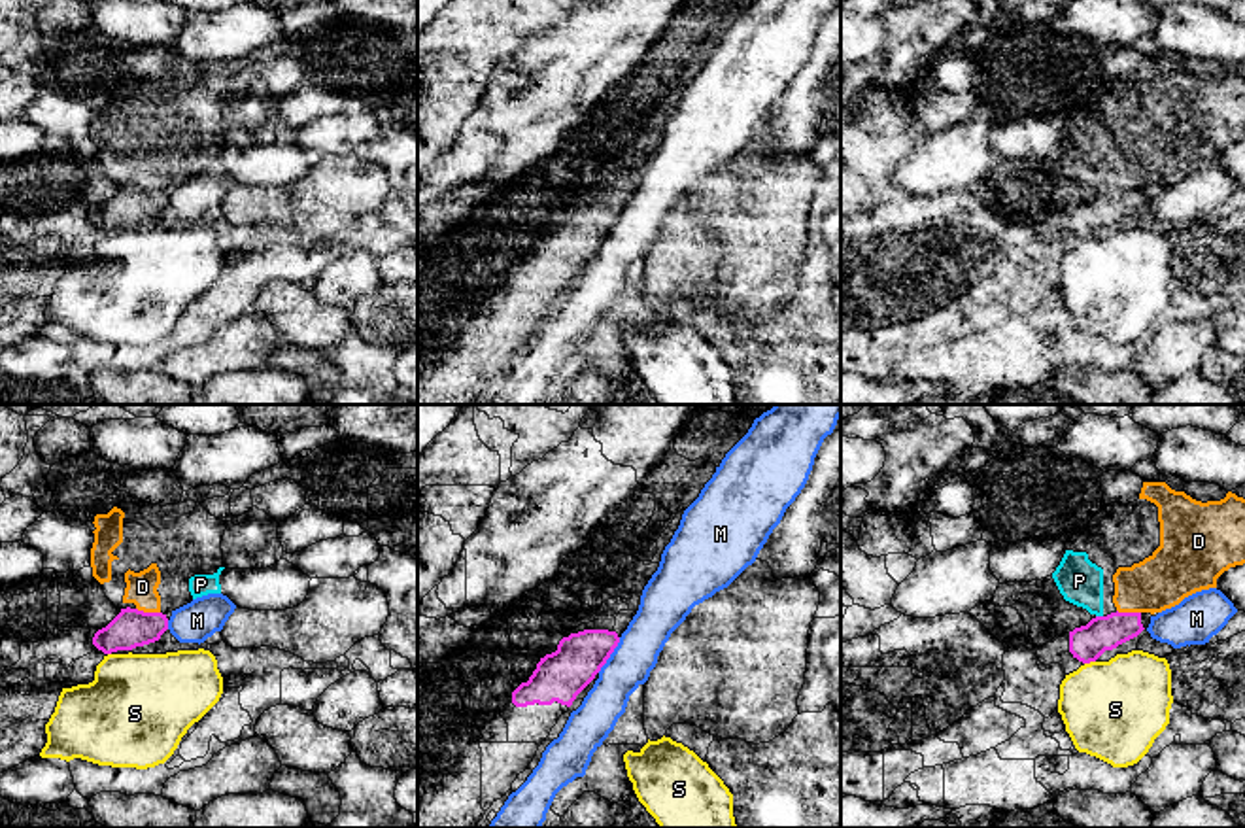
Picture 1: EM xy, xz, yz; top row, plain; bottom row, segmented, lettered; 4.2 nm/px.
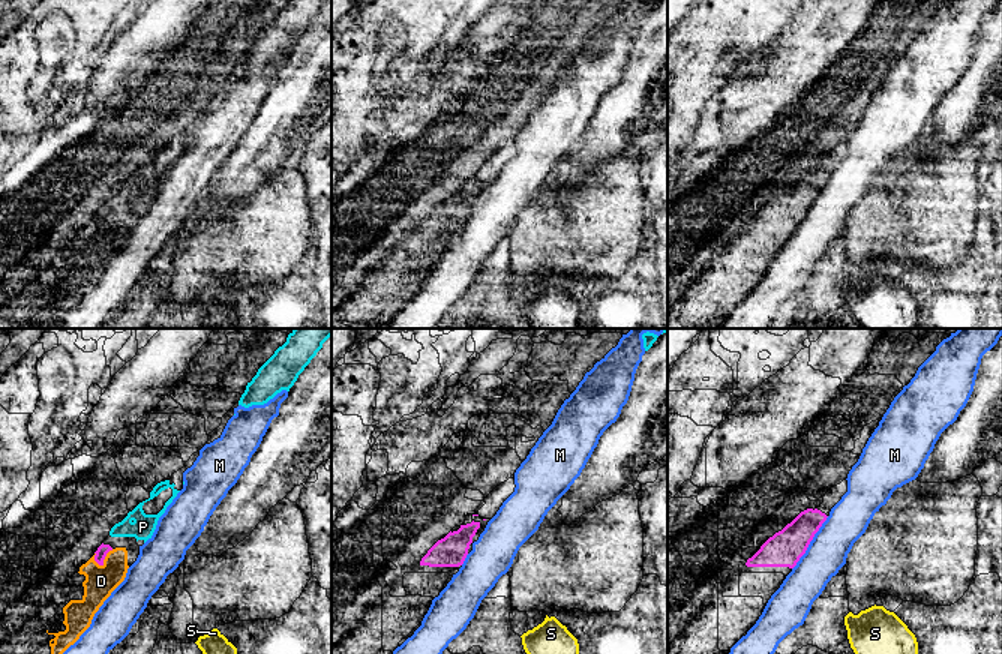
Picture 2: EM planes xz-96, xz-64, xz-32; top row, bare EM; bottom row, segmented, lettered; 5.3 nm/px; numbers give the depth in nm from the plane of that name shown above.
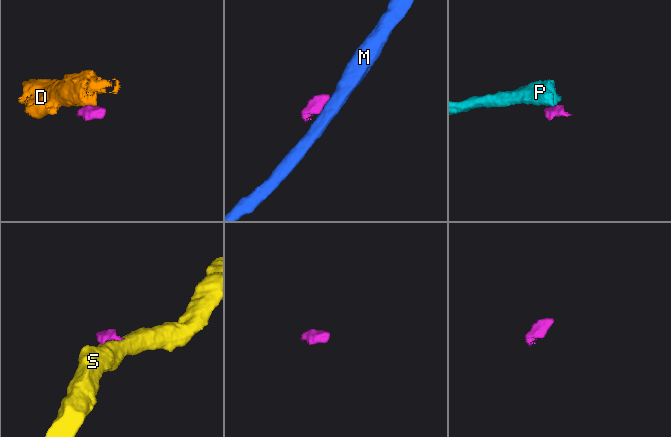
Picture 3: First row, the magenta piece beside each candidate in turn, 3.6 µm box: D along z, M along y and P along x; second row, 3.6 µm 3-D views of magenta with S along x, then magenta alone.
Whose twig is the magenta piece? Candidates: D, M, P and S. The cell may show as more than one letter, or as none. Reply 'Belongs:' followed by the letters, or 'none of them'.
Belongs: none of them

